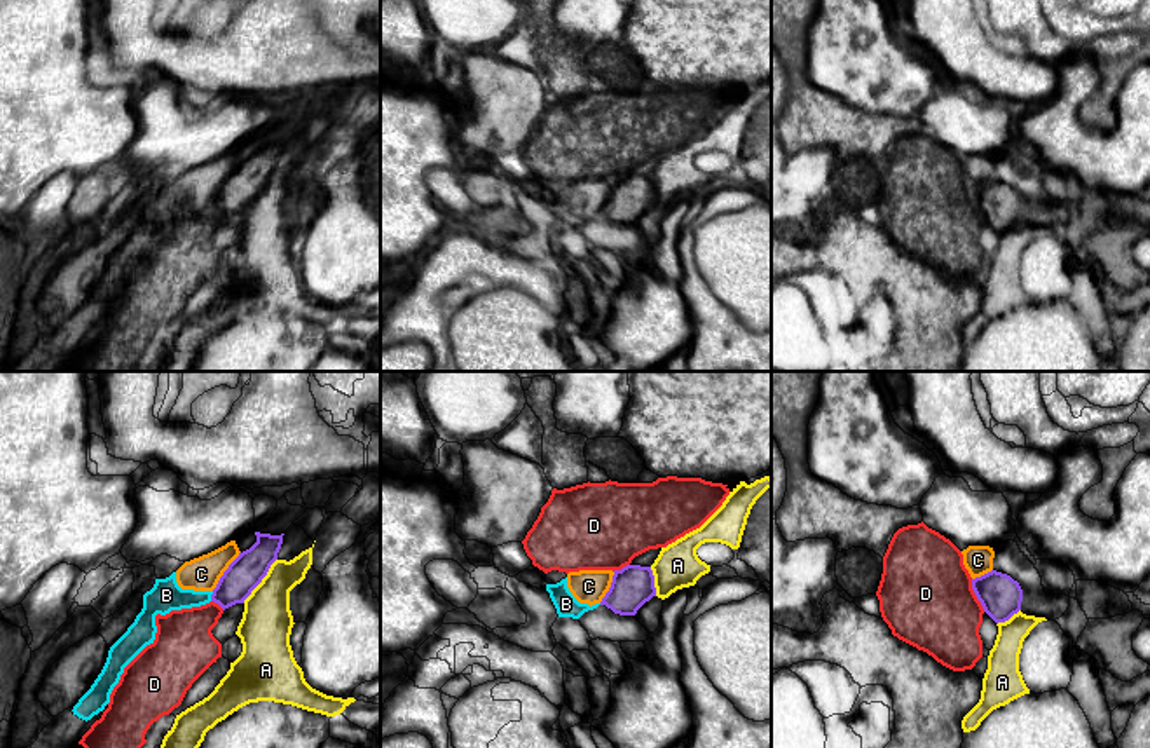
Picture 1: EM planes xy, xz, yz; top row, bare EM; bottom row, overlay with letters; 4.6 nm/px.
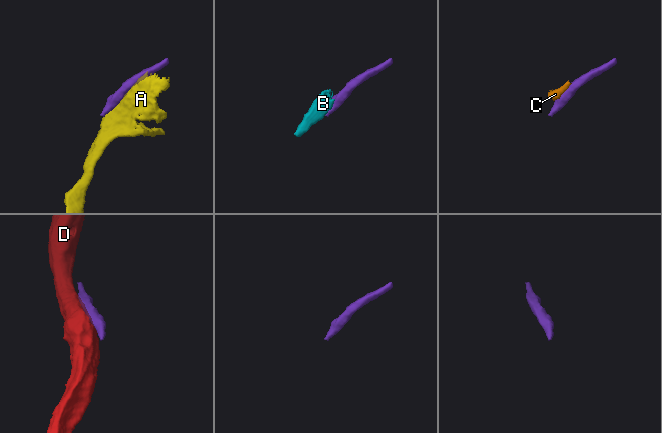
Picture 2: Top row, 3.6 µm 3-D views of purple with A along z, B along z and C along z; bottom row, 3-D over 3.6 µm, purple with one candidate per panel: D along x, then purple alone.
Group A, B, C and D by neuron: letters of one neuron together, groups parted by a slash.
A / B C / D

